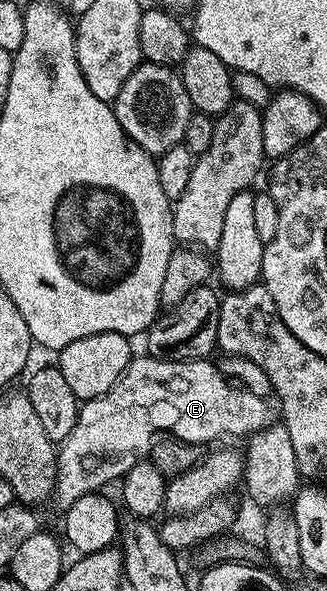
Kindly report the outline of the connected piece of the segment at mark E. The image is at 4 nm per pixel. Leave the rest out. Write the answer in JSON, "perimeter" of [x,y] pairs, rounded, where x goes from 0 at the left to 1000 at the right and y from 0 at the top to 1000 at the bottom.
{"perimeter":[[[453,599],[434,602],[410,601],[398,607],[394,616],[376,626],[376,633],[352,646],[352,653],[339,653],[339,660],[327,660],[327,667],[315,667],[287,677],[263,677],[235,692],[235,712],[229,714],[229,728],[217,728],[217,734],[205,734],[199,745],[183,746],[174,758],[174,814],[162,824],[168,834],[168,848],[180,856],[177,861],[196,863],[211,860],[229,849],[242,849],[242,843],[254,843],[281,832],[309,832],[318,819],[367,814],[373,805],[388,802],[388,795],[401,795],[401,788],[413,788],[428,778],[446,777],[456,770],[456,756],[465,755],[474,739],[483,734],[514,734],[532,738],[538,745],[557,745],[575,751],[606,755],[630,755],[648,745],[664,745],[673,738],[740,738],[758,739],[765,734],[804,728],[817,719],[838,716],[841,697],[823,692],[826,679],[792,667],[768,667],[752,657],[728,653],[697,636],[685,636],[673,621],[648,607],[621,609],[489,609]]]}

